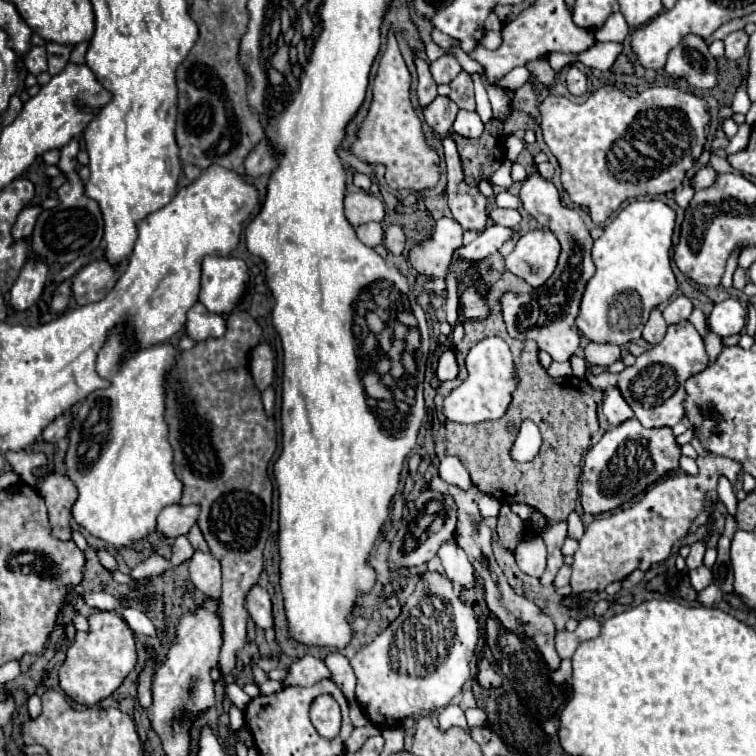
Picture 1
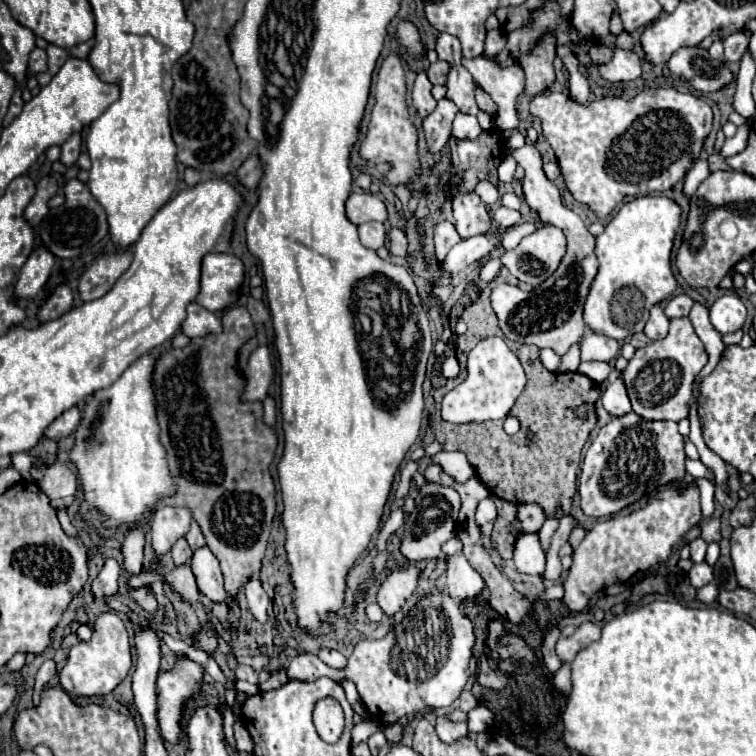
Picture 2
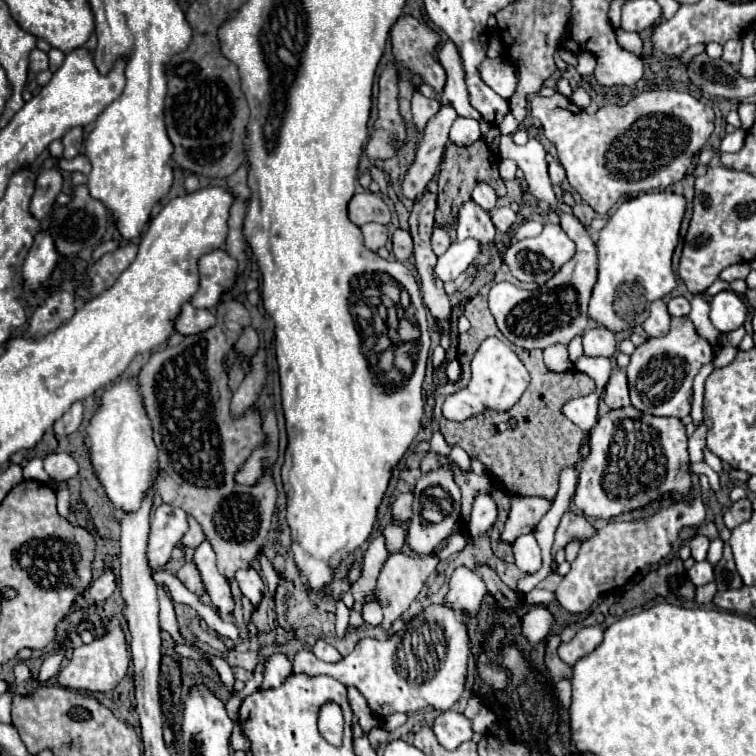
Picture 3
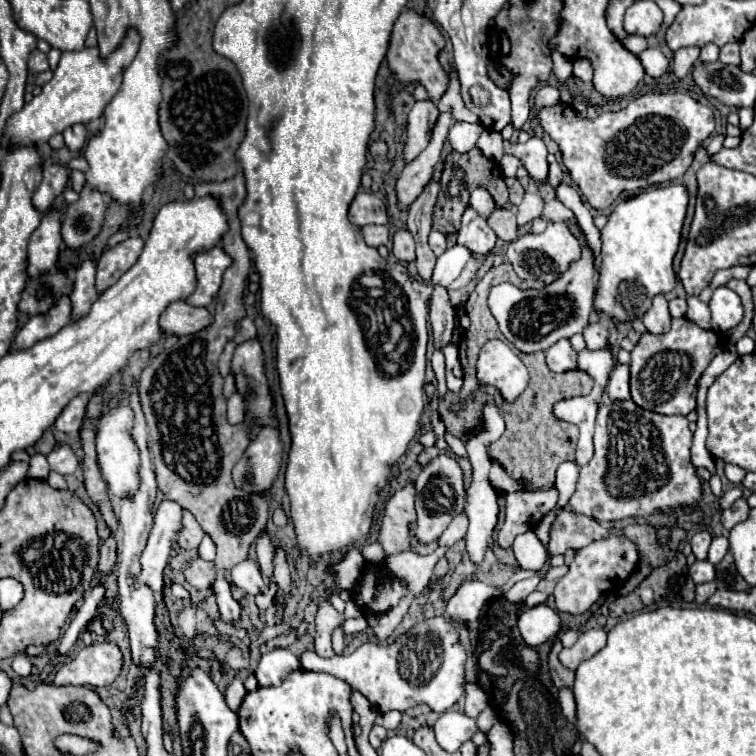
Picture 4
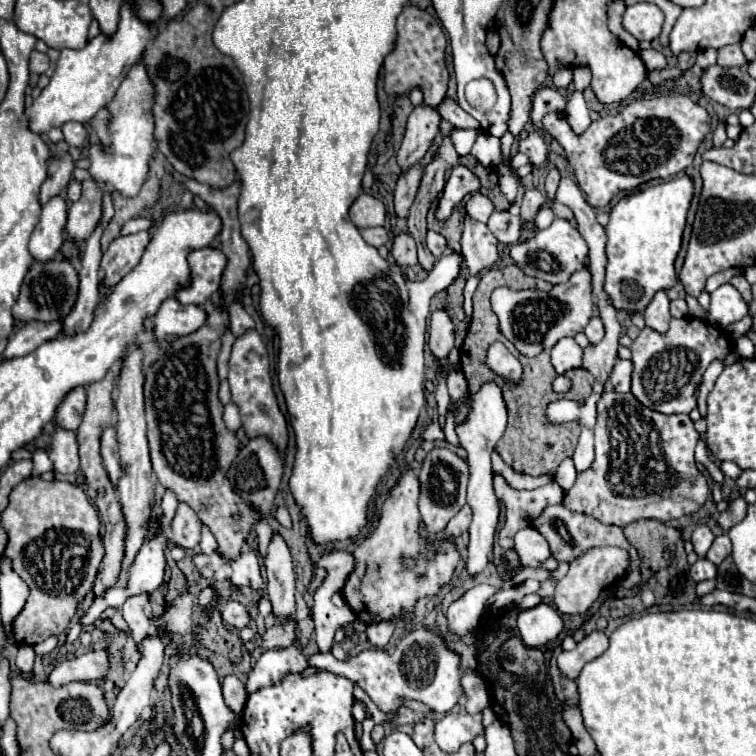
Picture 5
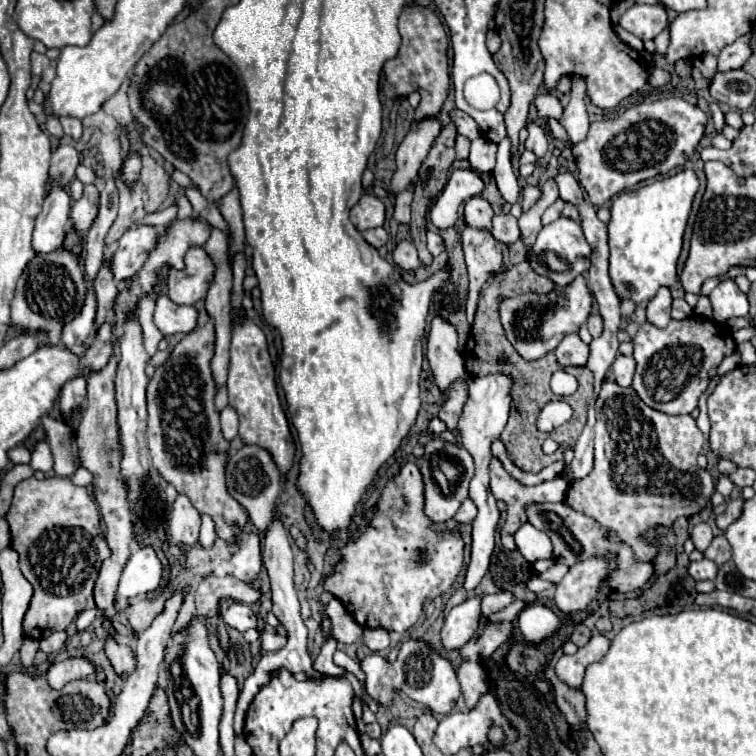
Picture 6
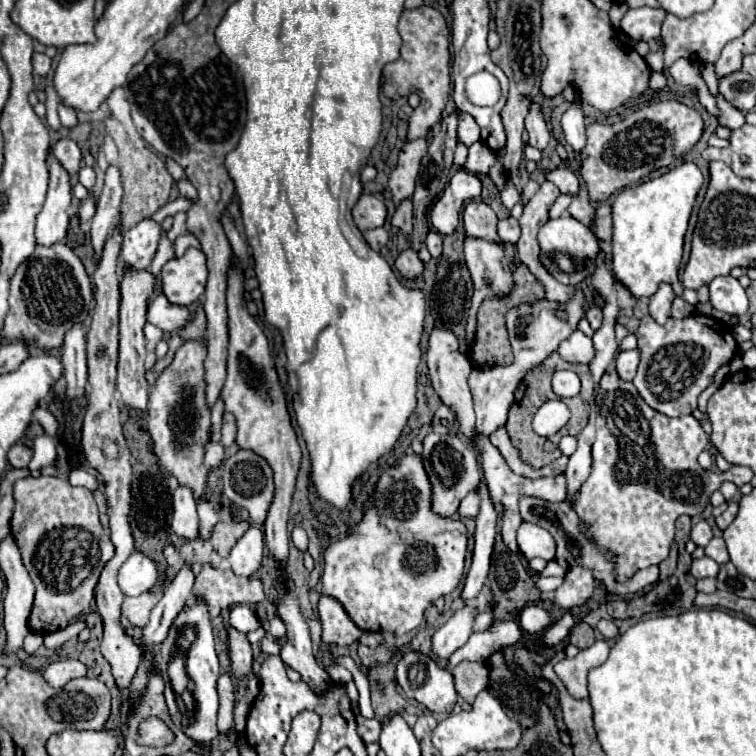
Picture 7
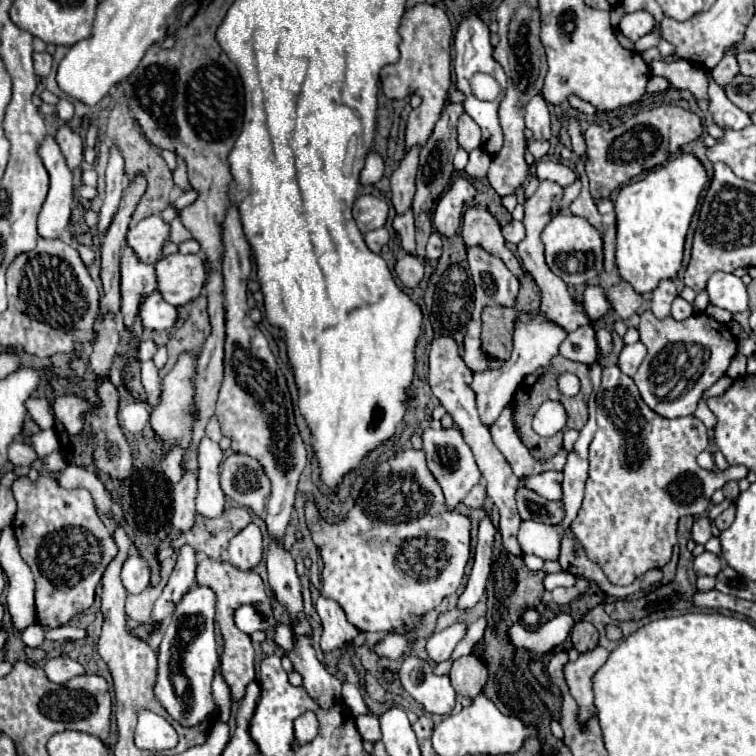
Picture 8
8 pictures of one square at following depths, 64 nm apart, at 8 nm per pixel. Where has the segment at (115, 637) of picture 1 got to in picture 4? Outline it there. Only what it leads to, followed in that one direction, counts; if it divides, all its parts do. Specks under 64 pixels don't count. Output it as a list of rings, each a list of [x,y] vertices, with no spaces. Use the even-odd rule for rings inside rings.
[[[90,644],[76,652],[76,656],[62,664],[54,674],[54,686],[108,686],[120,674],[122,652],[116,644]]]

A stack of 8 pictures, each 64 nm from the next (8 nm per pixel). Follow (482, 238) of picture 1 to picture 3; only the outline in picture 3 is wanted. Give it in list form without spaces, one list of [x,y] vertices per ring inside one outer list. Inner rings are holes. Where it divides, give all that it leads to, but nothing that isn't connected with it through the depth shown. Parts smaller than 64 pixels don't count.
[[[464,240],[464,242],[454,242],[444,256],[438,258],[438,278],[442,282],[452,282],[458,278],[476,258],[476,254],[482,252],[482,246],[476,240]]]

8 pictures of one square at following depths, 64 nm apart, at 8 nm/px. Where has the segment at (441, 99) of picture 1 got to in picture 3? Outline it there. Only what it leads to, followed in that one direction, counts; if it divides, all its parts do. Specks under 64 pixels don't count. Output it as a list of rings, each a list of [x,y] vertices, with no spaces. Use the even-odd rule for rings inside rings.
[[[442,106],[436,118],[432,118],[432,122],[426,126],[424,142],[420,144],[414,162],[410,164],[410,168],[406,170],[400,182],[404,198],[416,200],[416,196],[420,196],[426,190],[428,182],[432,180],[432,176],[440,166],[444,148],[448,144],[448,132],[454,120],[456,120],[456,110],[452,110],[452,106]]]

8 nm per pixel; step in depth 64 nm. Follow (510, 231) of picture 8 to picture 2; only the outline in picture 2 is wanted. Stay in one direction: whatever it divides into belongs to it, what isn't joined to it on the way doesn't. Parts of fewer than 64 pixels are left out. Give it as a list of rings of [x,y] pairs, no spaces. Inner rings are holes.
[[[496,206],[496,210],[492,212],[492,218],[494,218],[494,224],[502,230],[510,228],[510,226],[516,226],[520,222],[520,212],[518,210],[510,210],[506,206]]]

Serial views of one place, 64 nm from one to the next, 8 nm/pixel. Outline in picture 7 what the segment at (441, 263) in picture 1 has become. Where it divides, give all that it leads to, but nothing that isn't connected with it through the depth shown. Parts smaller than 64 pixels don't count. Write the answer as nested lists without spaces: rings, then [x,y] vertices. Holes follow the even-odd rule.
[[[432,230],[426,238],[426,246],[428,246],[432,258],[440,258],[440,254],[442,254],[442,236],[436,230]]]

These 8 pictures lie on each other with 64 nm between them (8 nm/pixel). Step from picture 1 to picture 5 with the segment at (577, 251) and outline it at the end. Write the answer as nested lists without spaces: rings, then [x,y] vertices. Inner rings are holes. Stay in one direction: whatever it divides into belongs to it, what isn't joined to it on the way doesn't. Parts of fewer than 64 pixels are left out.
[[[532,130],[532,132],[528,134],[528,138],[520,142],[520,152],[528,154],[532,166],[544,164],[546,154],[548,154],[548,146],[546,146],[546,142],[544,142],[544,136],[542,136],[538,130]],[[588,268],[578,270],[572,278],[564,284],[556,284],[550,292],[542,290],[510,290],[510,288],[496,288],[492,294],[492,310],[500,320],[500,330],[504,336],[516,346],[516,350],[528,358],[538,356],[542,350],[550,350],[560,338],[574,336],[586,328],[594,296],[590,288],[590,274]]]

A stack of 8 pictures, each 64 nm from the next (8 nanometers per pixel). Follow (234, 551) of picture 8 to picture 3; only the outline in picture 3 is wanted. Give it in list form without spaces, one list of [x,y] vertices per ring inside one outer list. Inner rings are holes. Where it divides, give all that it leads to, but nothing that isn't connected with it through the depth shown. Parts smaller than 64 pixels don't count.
[[[246,566],[246,568],[236,570],[236,576],[234,576],[234,578],[236,578],[242,594],[244,594],[246,598],[250,598],[250,602],[252,602],[254,606],[258,606],[260,600],[262,600],[264,588],[266,588],[264,582],[262,582],[262,578],[260,578],[260,574],[258,574],[258,570],[252,568],[252,566]]]

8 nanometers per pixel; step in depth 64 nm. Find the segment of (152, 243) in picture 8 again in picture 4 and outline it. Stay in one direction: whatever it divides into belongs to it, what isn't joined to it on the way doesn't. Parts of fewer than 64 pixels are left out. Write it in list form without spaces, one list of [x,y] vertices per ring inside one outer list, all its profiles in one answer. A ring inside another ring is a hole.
[[[130,236],[124,242],[116,244],[114,248],[108,248],[98,258],[98,274],[96,274],[98,292],[104,292],[108,286],[116,284],[116,278],[120,278],[124,270],[136,264],[136,258],[140,256],[142,248],[144,248],[144,238],[140,236]]]

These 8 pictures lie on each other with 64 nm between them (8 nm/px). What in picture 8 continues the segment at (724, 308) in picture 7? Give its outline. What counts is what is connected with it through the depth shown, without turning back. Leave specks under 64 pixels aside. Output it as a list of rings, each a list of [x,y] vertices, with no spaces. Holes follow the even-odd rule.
[[[714,272],[708,280],[706,292],[710,296],[710,302],[736,314],[744,312],[748,308],[748,292],[746,284],[730,272]]]

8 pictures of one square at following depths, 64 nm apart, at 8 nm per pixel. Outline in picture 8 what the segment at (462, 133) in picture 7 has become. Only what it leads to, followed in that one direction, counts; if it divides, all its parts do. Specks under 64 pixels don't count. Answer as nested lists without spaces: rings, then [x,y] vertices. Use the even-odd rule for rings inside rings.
[[[462,114],[458,118],[458,144],[460,148],[464,148],[466,152],[472,152],[476,148],[480,148],[480,128],[476,126],[476,122]]]

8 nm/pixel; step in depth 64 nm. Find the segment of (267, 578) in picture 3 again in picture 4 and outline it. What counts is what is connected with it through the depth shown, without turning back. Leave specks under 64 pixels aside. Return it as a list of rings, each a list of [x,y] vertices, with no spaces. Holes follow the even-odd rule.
[[[264,530],[260,532],[258,540],[258,566],[262,570],[262,576],[270,580],[270,574],[272,574],[272,554],[274,554],[274,548],[272,548],[272,542],[270,542],[270,534]],[[268,584],[268,589],[261,595],[255,597],[255,603],[260,610],[265,611],[273,604],[274,594],[276,594],[276,584]]]

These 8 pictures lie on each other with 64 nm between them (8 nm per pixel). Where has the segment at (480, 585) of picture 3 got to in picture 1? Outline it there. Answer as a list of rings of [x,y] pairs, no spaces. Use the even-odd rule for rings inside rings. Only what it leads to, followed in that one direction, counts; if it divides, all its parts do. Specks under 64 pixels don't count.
[[[456,540],[444,542],[444,546],[440,546],[440,550],[438,550],[438,556],[440,556],[442,566],[446,570],[446,578],[450,578],[452,584],[458,590],[474,588],[476,586],[474,568],[468,562],[464,550],[460,550],[460,546],[456,544]]]

